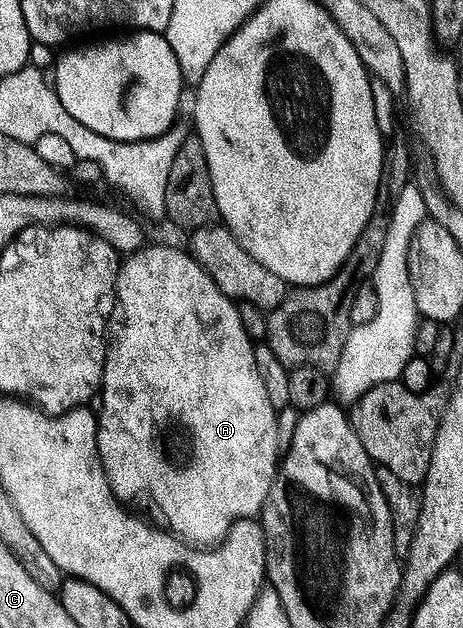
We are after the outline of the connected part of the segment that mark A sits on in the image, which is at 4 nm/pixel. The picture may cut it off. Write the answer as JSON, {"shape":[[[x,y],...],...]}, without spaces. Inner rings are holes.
{"shape":[[[150,244],[124,255],[119,266],[115,283],[115,308],[111,311],[109,321],[103,387],[101,399],[98,401],[99,408],[97,407],[99,421],[97,450],[109,486],[120,504],[124,506],[140,504],[143,508],[151,507],[164,520],[162,523],[180,540],[192,546],[214,546],[227,535],[227,531],[238,520],[249,520],[262,513],[263,504],[267,501],[271,484],[275,481],[275,474],[281,463],[277,410],[273,402],[269,402],[269,393],[265,390],[265,382],[261,382],[261,374],[257,374],[255,344],[241,326],[241,314],[236,301],[229,299],[219,289],[217,282],[209,278],[207,271],[192,258],[190,252],[182,247],[179,249],[170,248],[167,244]]]}

